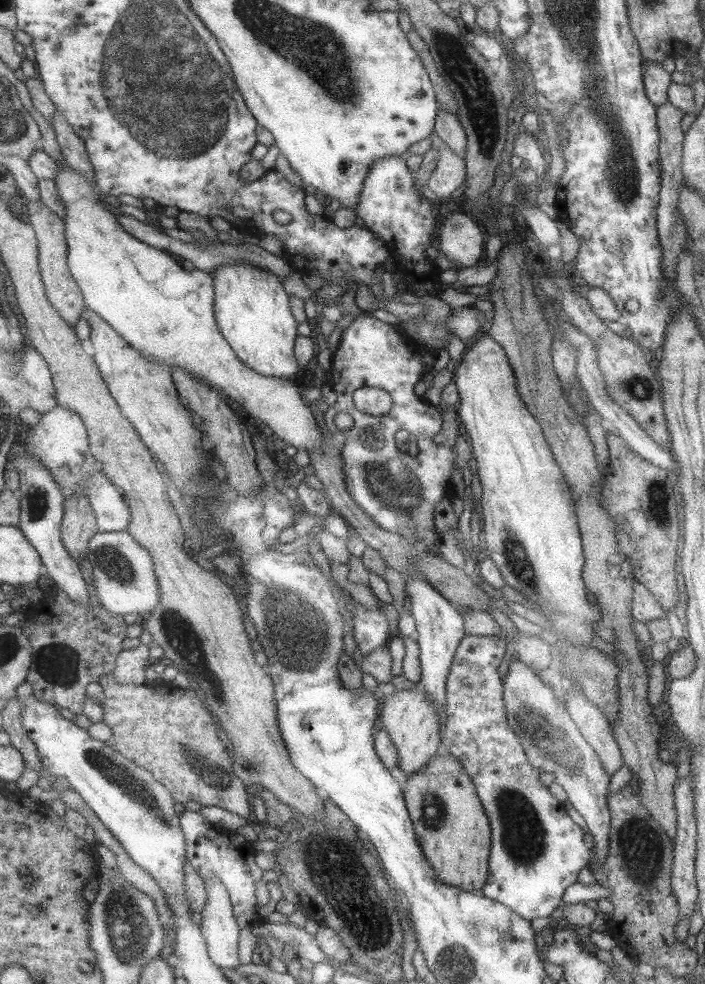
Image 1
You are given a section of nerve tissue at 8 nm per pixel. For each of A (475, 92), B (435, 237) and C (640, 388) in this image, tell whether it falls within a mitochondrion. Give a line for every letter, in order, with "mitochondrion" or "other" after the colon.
A: mitochondrion
B: other
C: mitochondrion

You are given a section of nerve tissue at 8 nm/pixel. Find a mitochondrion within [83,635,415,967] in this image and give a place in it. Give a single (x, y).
(338, 873)

